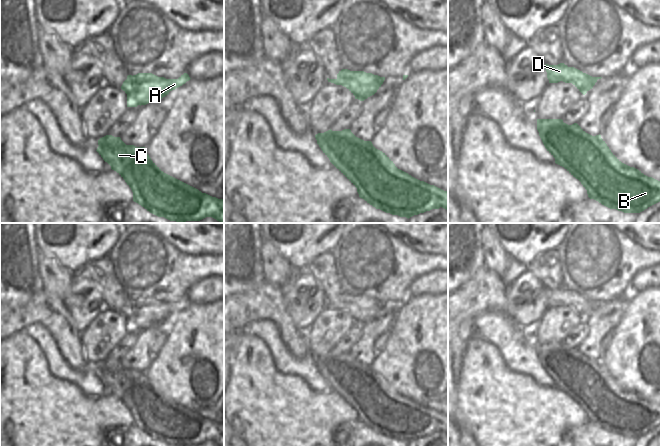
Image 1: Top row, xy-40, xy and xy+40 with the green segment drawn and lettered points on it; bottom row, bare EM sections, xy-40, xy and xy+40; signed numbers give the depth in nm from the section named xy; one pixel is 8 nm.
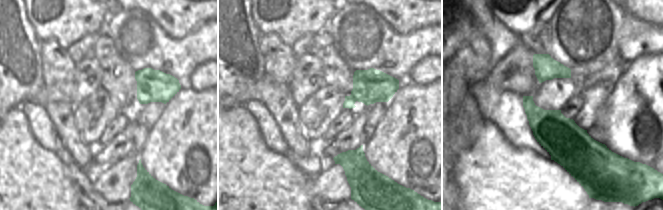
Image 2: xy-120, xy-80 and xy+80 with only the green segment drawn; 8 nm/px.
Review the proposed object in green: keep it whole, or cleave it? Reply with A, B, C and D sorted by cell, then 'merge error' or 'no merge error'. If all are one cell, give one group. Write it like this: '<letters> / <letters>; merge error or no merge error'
A / B C D; merge error

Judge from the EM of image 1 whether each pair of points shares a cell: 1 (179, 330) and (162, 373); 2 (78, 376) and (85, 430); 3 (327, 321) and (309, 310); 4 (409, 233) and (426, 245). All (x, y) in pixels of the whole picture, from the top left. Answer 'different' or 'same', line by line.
1: same
2: different
3: different
4: same

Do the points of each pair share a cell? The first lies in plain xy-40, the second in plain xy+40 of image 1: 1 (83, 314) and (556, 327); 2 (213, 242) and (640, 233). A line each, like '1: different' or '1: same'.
1: different
2: same

